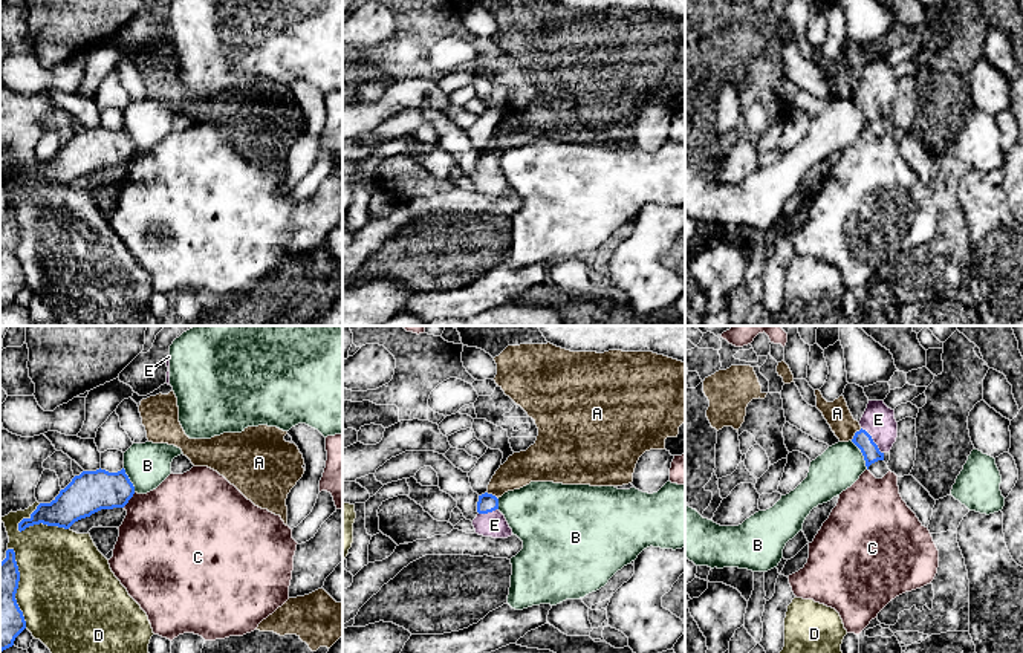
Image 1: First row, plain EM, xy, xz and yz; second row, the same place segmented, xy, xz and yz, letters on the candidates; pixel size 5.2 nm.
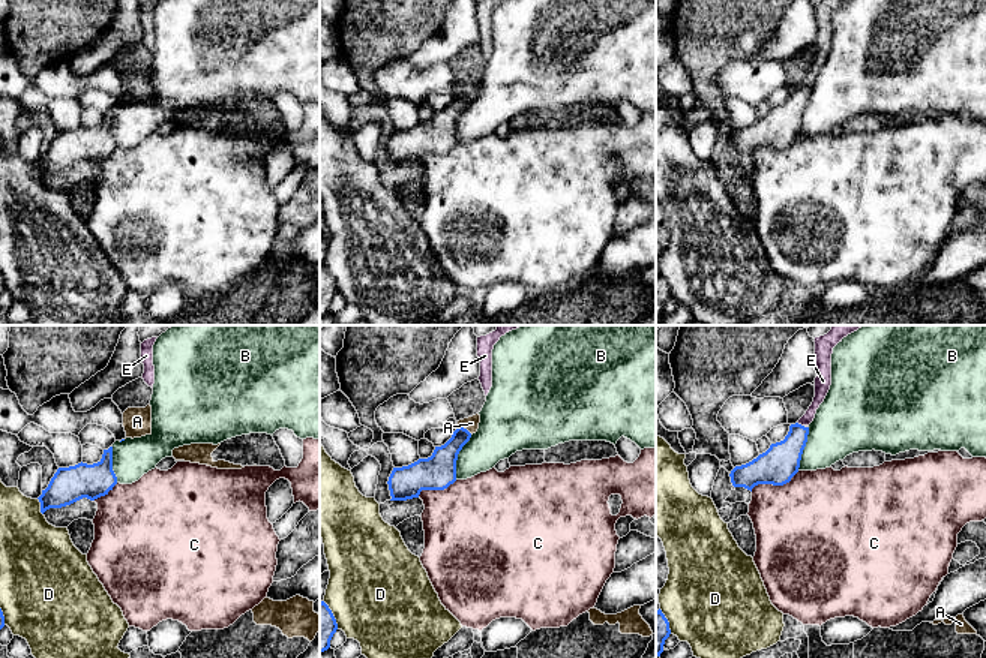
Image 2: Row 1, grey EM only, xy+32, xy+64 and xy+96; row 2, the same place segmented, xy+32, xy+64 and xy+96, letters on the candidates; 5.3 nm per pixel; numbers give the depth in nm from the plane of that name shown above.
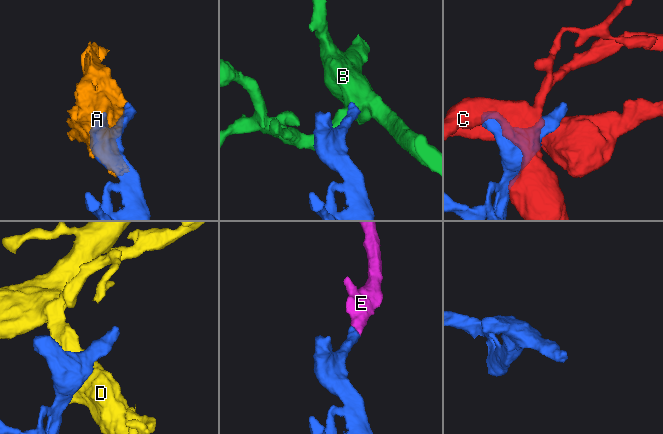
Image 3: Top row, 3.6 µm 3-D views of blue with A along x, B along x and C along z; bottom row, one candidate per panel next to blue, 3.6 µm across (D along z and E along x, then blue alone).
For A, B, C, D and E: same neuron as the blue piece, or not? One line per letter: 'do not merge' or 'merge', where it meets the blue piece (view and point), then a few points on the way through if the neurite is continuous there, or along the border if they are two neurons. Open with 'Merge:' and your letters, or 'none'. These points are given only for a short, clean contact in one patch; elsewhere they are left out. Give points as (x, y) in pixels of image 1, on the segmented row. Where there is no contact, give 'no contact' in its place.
Merge: E
A: do not merge; meets blue in yz at (855, 433); border along yz (861, 428), (850, 439)
B: do not merge; meets blue in yz at (863, 454)
C: do not merge; meets blue in xy at (129, 499)
D: do not merge; meets blue in xy at (40, 522)
E: merge; meets blue in yz at (872, 441); runs through yz (870, 451), (872, 441), (878, 433), (878, 419)

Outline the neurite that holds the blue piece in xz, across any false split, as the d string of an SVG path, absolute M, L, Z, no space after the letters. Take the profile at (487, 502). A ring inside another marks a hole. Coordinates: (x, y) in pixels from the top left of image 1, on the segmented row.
M492 494L479 495L477 517L473 520L476 534L492 538L508 538L512 535L505 515L499 511L499 499Z

